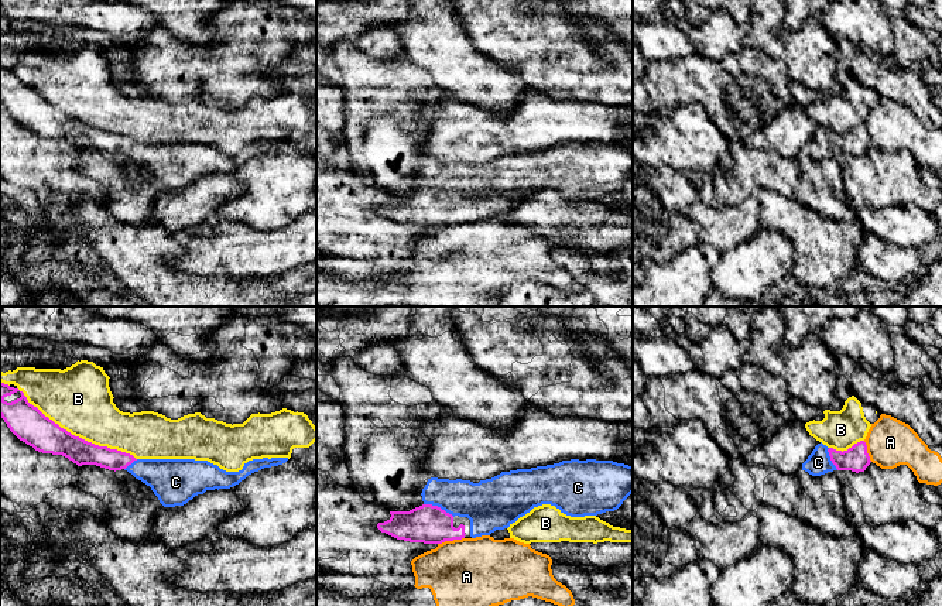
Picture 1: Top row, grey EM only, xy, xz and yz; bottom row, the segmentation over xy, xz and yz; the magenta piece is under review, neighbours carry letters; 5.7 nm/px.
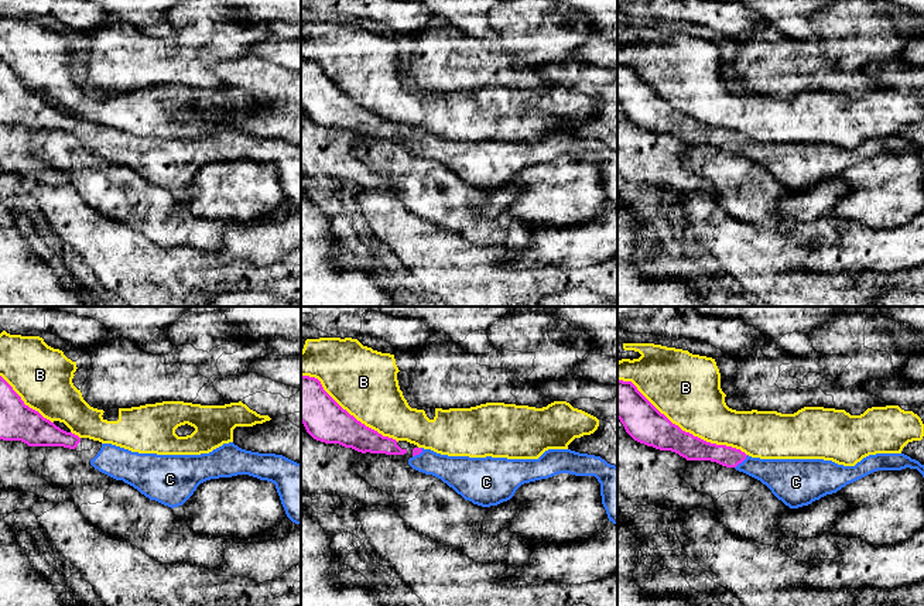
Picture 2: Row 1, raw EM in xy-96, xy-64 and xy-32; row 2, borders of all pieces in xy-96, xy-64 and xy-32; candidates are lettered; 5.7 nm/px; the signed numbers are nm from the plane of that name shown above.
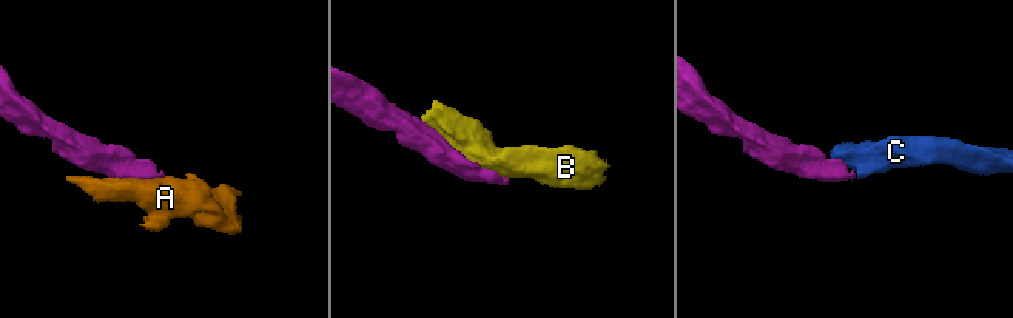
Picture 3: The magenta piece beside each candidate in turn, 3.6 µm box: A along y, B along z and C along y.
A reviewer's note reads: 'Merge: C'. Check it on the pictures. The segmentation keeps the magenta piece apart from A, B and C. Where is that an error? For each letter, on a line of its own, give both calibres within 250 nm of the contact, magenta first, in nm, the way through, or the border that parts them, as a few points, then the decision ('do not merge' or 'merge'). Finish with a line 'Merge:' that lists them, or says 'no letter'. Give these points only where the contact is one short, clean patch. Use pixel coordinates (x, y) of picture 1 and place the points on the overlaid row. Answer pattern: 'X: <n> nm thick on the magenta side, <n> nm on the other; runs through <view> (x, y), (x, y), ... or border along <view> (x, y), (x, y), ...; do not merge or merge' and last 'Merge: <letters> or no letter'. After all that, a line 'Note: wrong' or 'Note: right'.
A: 220 nm thick on the magenta side, 400 nm on the other; do not merge
B: 190 nm thick on the magenta side, 380 nm on the other; do not merge
C: 220 nm thick on the magenta side, 240 nm on the other; runs through xz (430, 524), (439, 507), (483, 503); merge
Merge: C
Note: right

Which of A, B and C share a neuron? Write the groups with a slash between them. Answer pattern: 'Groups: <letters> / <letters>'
Groups: A / B / C

